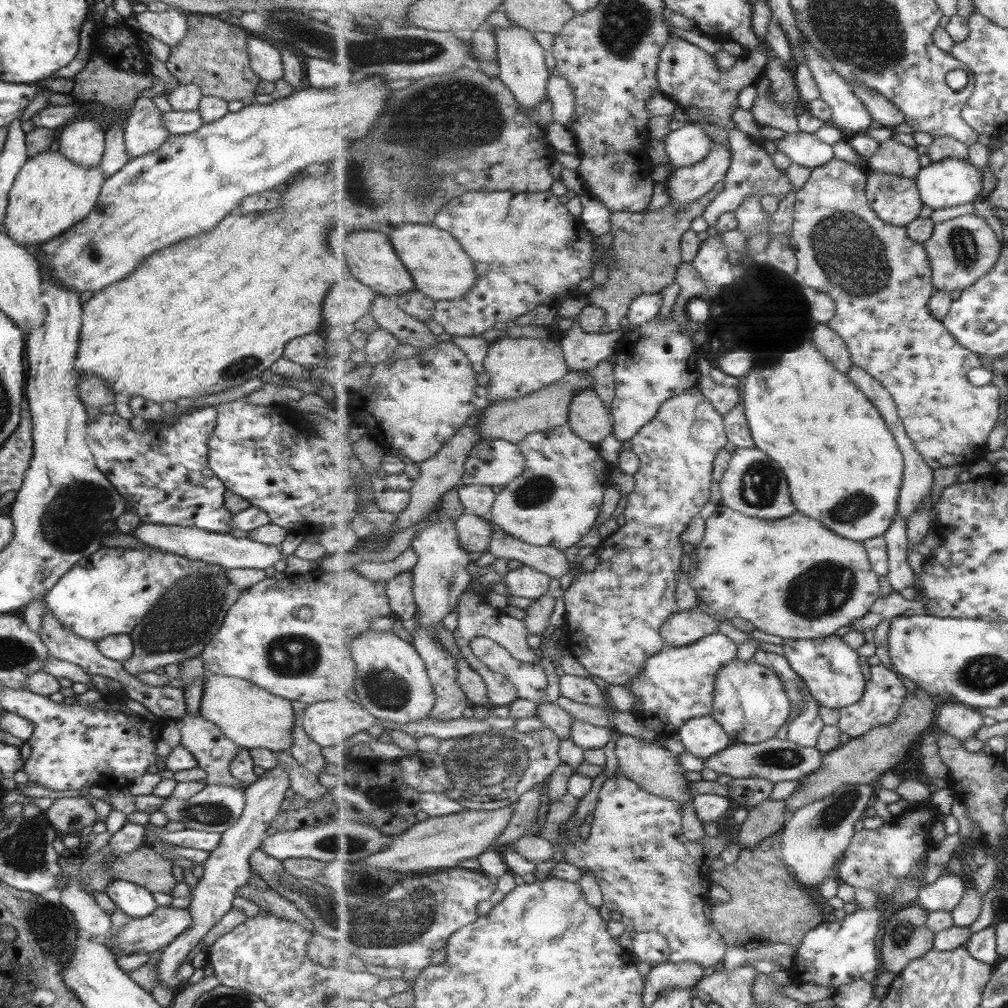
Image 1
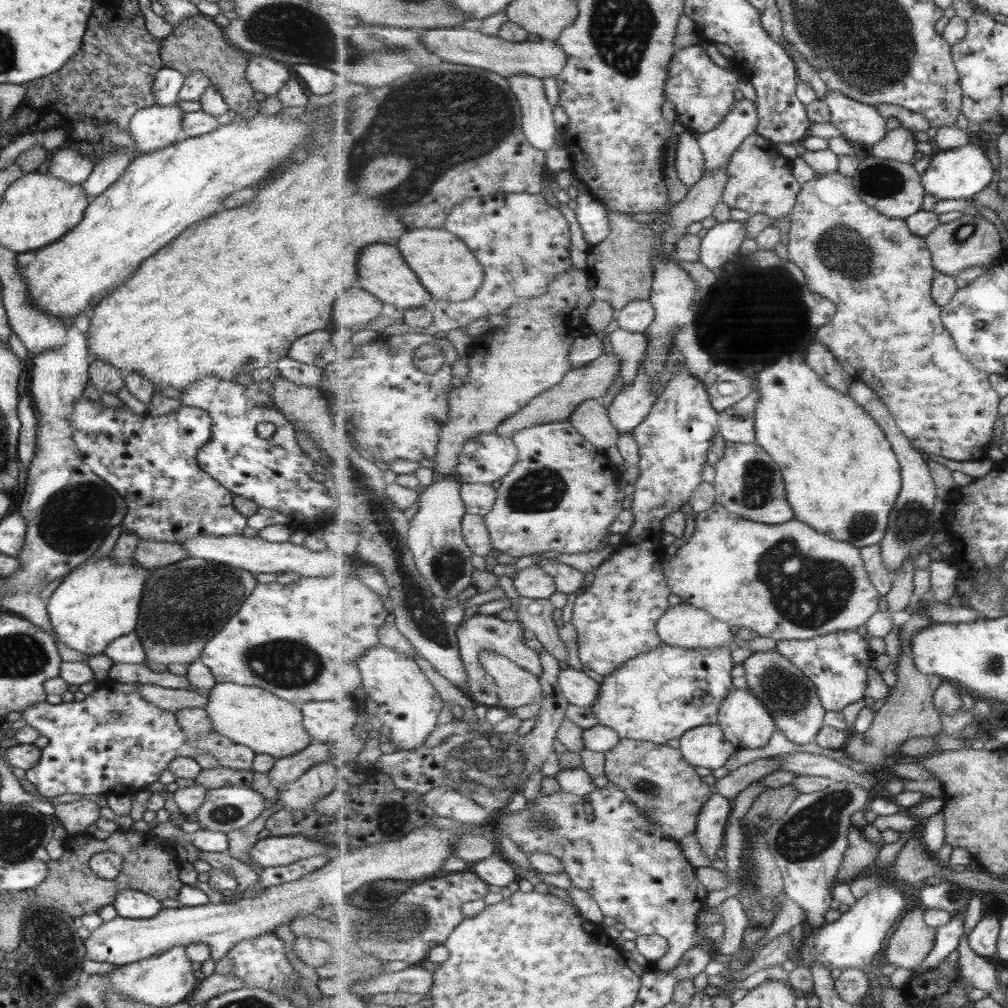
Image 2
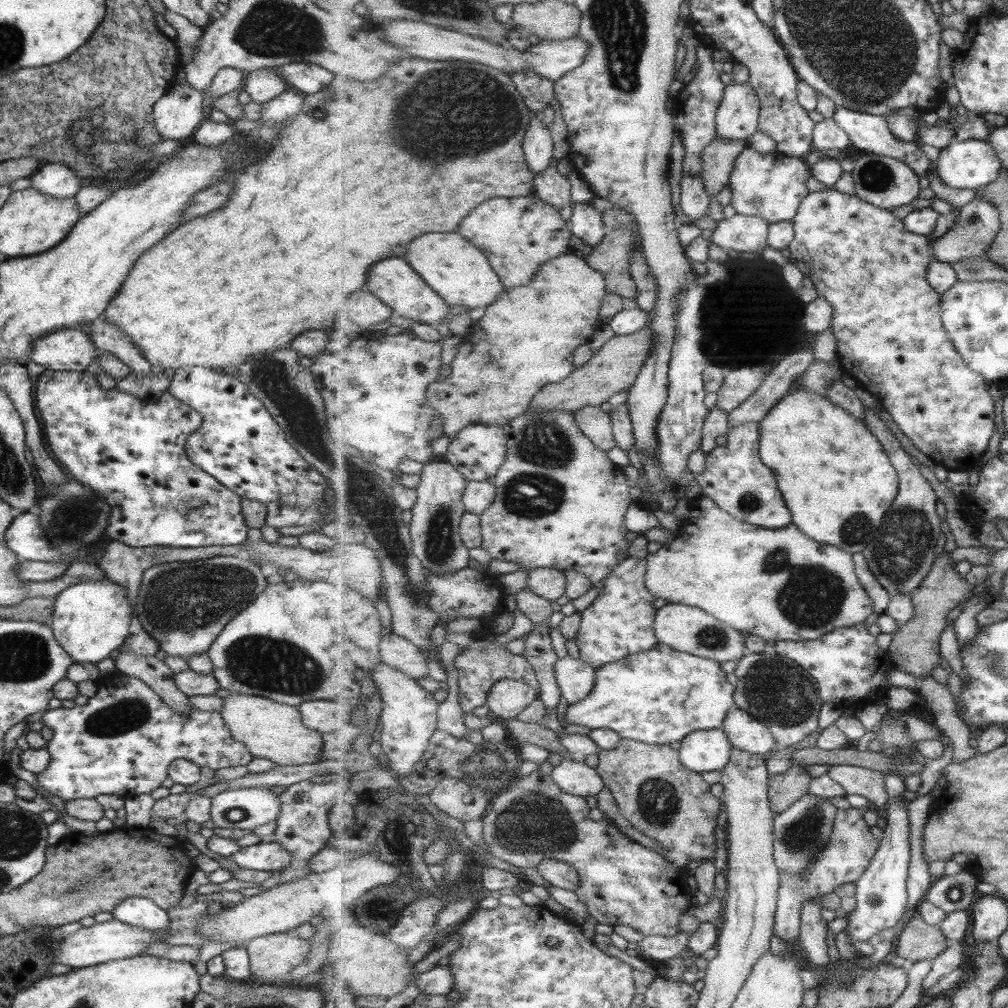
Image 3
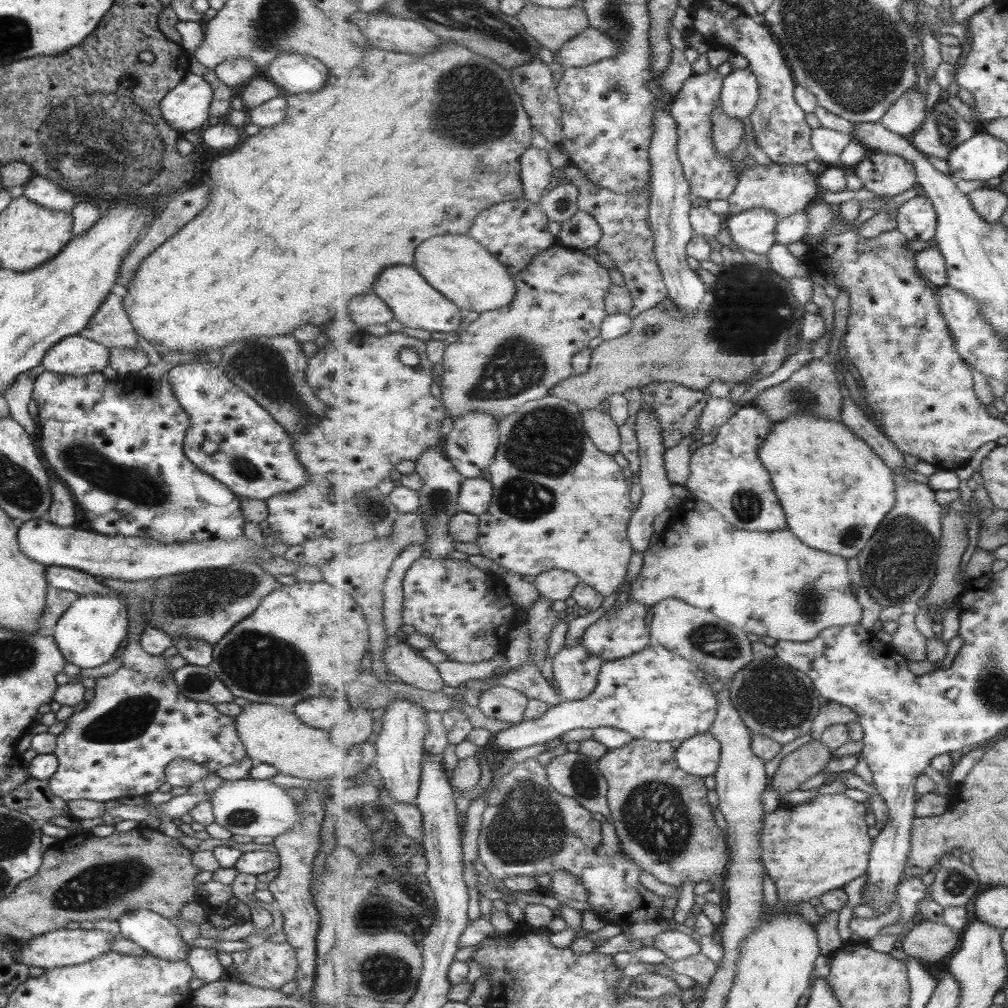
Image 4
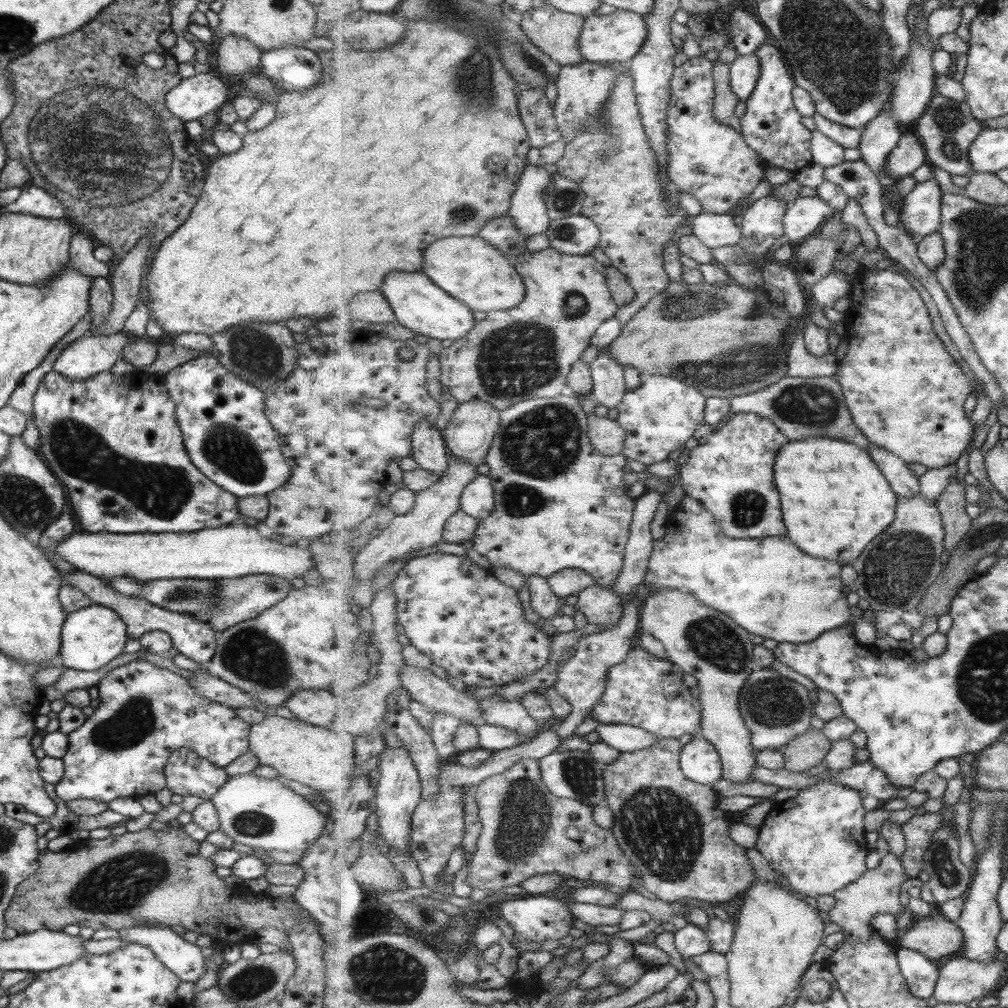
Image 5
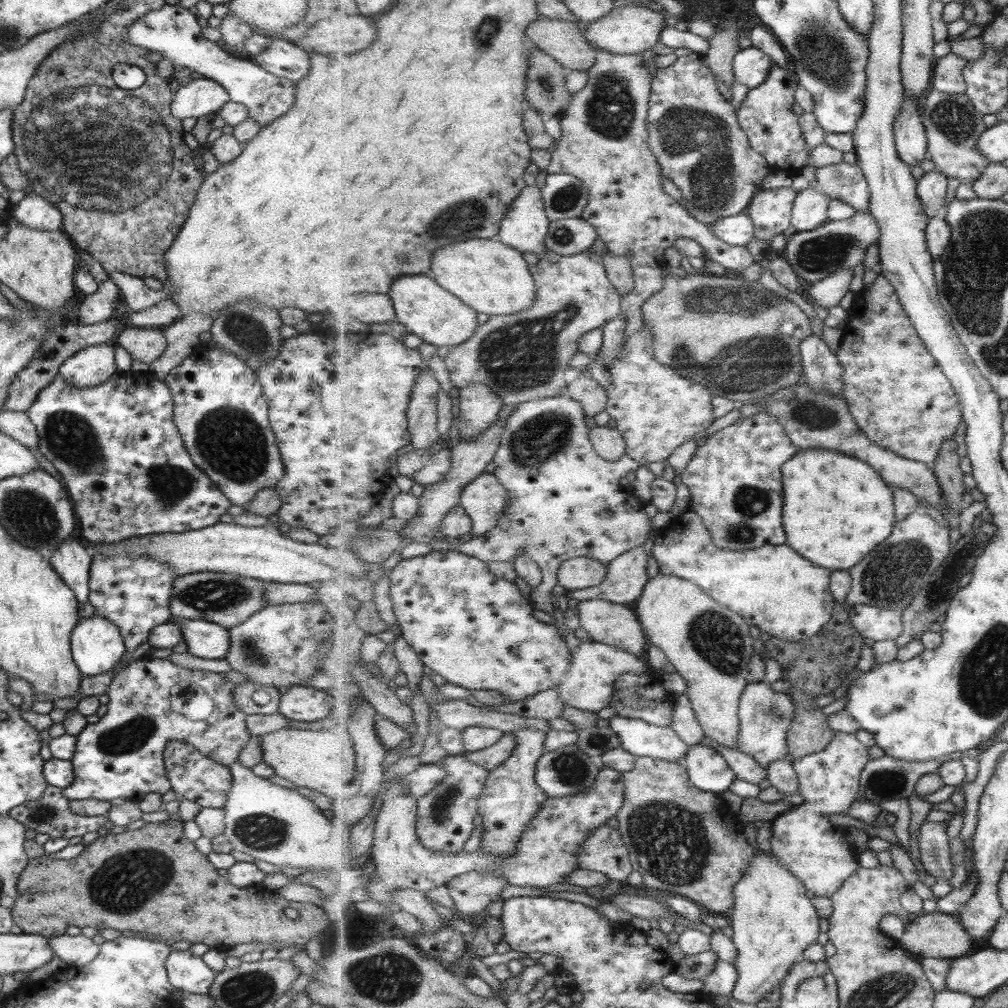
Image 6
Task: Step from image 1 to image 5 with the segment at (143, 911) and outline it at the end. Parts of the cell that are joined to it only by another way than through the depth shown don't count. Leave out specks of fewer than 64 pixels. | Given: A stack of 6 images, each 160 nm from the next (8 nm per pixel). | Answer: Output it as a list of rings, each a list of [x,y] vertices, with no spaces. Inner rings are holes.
[[[157,923],[135,925],[117,930],[116,937],[119,937],[123,943],[136,942],[148,948],[157,961],[167,967],[167,970],[173,972],[181,982],[197,984],[197,980],[205,972],[205,967],[203,967],[203,964],[205,964],[204,950],[185,941],[182,935],[177,935],[168,926]]]

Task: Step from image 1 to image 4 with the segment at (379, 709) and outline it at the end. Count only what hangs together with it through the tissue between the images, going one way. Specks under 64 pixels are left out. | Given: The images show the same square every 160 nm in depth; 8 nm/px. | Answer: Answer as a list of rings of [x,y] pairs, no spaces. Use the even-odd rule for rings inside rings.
[[[394,699],[386,710],[381,711],[382,727],[375,742],[376,756],[374,765],[388,793],[398,802],[416,804],[420,793],[424,754],[426,754],[426,736],[430,732],[427,708],[409,699]]]

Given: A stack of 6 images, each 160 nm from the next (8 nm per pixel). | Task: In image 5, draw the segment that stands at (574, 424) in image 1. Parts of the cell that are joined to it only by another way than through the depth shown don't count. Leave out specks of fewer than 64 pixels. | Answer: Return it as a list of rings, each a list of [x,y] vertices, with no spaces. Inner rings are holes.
[[[588,415],[590,441],[604,455],[624,454],[626,449],[626,430],[616,419]]]

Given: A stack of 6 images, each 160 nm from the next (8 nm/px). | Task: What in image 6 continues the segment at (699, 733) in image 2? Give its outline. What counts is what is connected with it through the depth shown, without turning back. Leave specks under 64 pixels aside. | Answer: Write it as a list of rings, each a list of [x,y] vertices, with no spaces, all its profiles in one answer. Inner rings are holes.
[[[709,745],[689,747],[683,765],[689,773],[690,781],[701,790],[721,794],[730,790],[738,775],[730,768],[726,758]]]

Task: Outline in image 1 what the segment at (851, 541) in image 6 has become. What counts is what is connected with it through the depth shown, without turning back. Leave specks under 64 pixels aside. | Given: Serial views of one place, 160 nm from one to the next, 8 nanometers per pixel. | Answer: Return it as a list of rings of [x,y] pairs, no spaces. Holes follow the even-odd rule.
[[[809,340],[803,344],[803,348],[785,352],[777,366],[769,368],[769,370],[761,370],[760,373],[757,372],[757,368],[753,368],[748,375],[744,376],[743,382],[742,402],[746,408],[746,417],[756,447],[770,454],[771,458],[774,458],[782,466],[787,481],[791,482],[791,497],[797,510],[803,510],[803,514],[807,514],[811,518],[819,518],[819,522],[823,522],[823,525],[833,530],[835,534],[857,542],[885,536],[893,526],[894,518],[898,515],[899,498],[904,484],[904,454],[899,448],[893,432],[887,430],[887,421],[883,418],[880,410],[875,406],[875,403],[871,404],[870,398],[867,398],[862,390],[859,390],[859,385],[855,388],[856,384],[851,380],[849,374],[839,372],[835,365],[831,364],[829,359],[815,346],[815,343]]]

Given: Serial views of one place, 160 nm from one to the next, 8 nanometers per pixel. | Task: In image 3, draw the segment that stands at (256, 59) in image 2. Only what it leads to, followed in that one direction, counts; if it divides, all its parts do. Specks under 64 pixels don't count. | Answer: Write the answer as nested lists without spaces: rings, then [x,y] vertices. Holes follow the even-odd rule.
[[[259,68],[244,76],[243,90],[251,101],[265,103],[285,91],[285,82],[275,69]]]

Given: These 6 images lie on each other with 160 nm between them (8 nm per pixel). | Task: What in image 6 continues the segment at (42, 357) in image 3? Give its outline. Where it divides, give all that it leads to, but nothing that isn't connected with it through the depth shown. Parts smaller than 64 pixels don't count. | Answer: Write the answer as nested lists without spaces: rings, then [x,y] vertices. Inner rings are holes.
[[[99,343],[75,351],[58,366],[58,375],[76,387],[94,387],[117,372],[113,363],[114,346]]]

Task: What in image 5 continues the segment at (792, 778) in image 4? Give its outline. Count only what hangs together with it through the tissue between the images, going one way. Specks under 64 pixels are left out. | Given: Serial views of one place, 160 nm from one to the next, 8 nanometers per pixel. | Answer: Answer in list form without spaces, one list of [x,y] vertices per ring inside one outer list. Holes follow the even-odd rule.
[[[810,729],[791,740],[786,746],[786,770],[803,773],[825,761],[833,745],[822,729]]]

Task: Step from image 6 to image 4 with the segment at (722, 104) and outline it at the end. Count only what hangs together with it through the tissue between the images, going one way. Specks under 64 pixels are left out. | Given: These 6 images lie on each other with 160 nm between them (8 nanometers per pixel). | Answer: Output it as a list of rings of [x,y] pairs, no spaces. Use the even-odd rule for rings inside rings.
[[[715,68],[703,75],[693,74],[677,95],[670,108],[678,124],[678,156],[681,159],[684,174],[697,197],[707,200],[728,200],[739,184],[739,175],[747,168],[755,166],[757,160],[747,152],[739,166],[731,165],[732,153],[721,153],[715,149],[714,142],[714,110],[718,108],[722,98],[724,77]]]

